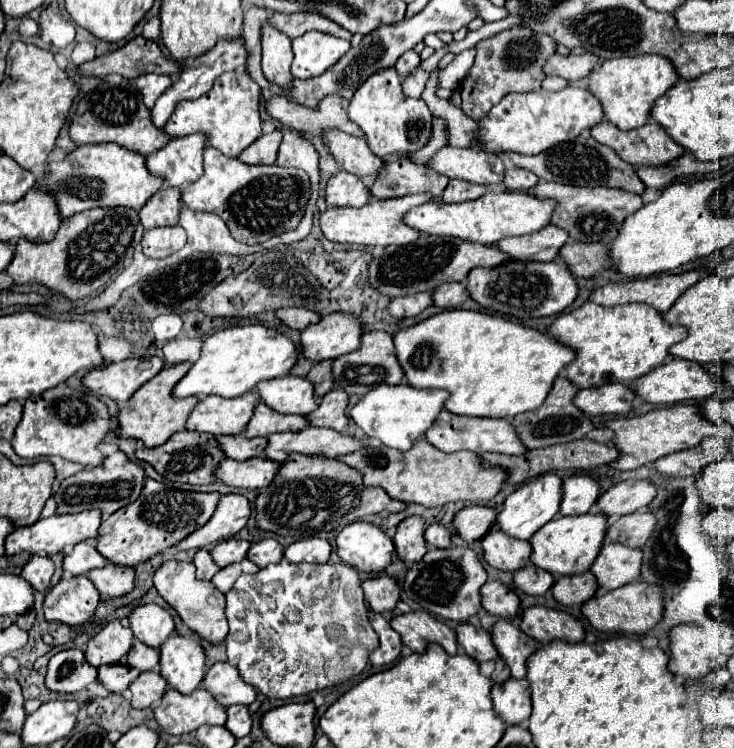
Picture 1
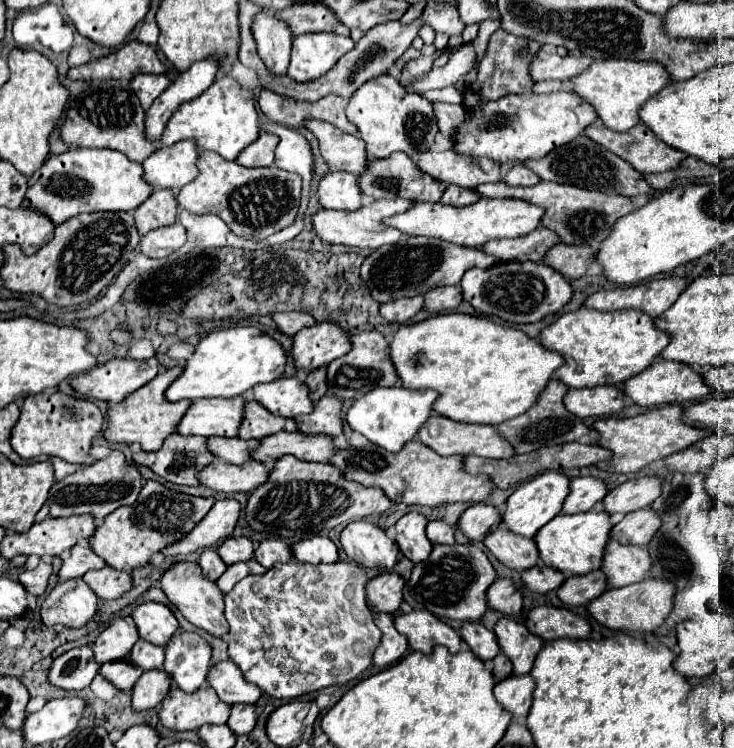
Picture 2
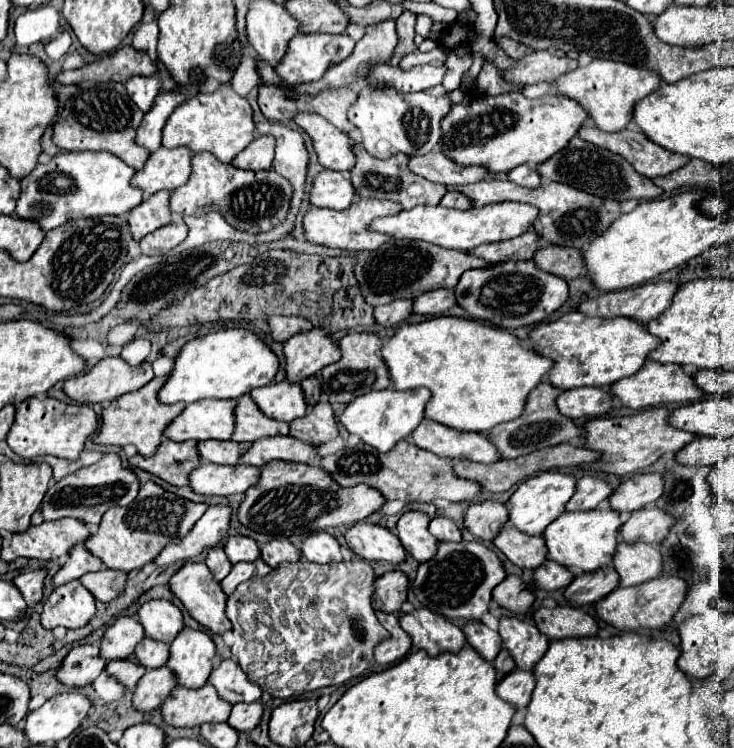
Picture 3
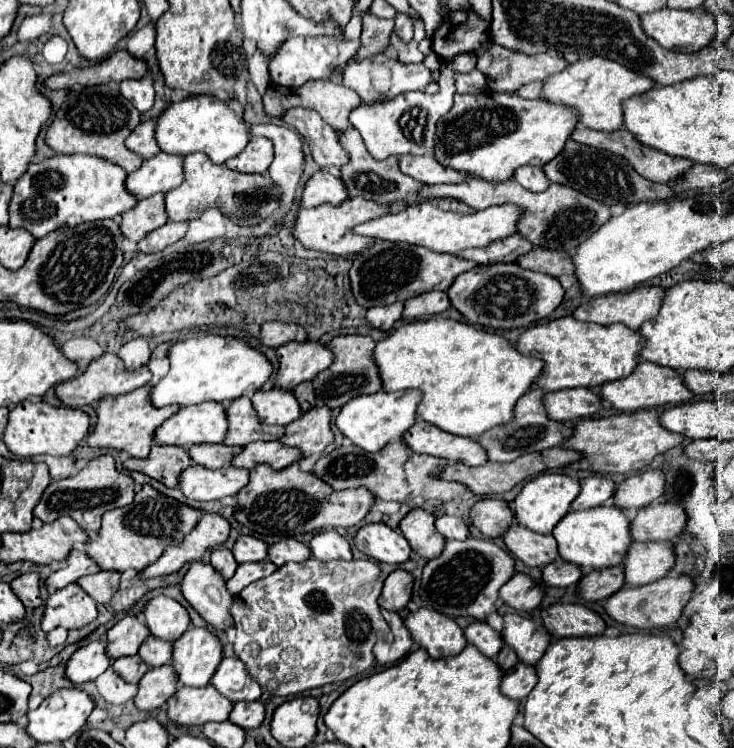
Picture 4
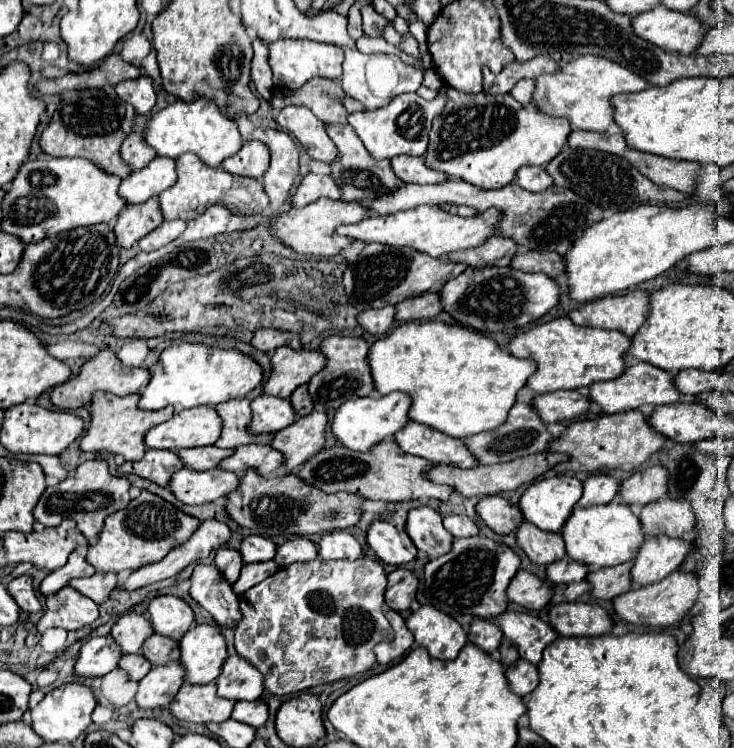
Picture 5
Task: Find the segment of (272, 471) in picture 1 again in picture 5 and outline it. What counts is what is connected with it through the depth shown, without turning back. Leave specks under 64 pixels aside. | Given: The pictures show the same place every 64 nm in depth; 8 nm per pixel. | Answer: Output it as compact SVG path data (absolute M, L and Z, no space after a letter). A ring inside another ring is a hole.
M182 468L174 472L170 490L184 504L206 504L228 496L232 490L236 490L238 482L240 476L232 474L230 470L218 468L218 470L198 472Z

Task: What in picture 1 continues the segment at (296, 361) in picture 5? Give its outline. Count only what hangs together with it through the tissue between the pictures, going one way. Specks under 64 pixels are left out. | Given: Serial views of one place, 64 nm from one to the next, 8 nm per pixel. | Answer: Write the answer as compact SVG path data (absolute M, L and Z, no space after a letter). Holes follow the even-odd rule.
M328 314L318 324L312 324L302 332L302 346L304 346L302 354L312 362L320 362L326 358L334 360L342 354L356 350L360 346L360 336L362 336L360 318L352 318L352 314Z

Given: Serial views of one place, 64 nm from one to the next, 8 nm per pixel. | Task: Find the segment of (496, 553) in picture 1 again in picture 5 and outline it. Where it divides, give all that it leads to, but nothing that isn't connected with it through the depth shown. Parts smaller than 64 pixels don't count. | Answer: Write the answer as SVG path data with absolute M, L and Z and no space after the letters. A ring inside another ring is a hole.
M522 522L514 538L518 546L524 550L530 562L534 564L552 564L556 560L562 560L566 556L562 536L558 532L542 532L536 526L530 526L528 522Z

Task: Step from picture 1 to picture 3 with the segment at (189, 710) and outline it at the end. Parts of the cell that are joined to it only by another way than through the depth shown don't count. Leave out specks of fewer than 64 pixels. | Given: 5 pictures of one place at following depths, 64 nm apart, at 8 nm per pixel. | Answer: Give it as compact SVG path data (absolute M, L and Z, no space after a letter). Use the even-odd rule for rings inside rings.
M176 686L162 704L162 718L174 728L194 728L204 722L226 722L232 704L220 700L214 686L198 690Z

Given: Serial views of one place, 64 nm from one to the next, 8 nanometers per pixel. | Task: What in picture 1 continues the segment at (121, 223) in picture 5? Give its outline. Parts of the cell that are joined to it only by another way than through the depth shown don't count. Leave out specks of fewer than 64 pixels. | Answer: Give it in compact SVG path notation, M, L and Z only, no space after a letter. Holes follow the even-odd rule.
M162 188L140 210L140 222L146 230L154 226L176 226L180 220L180 206L180 190Z

